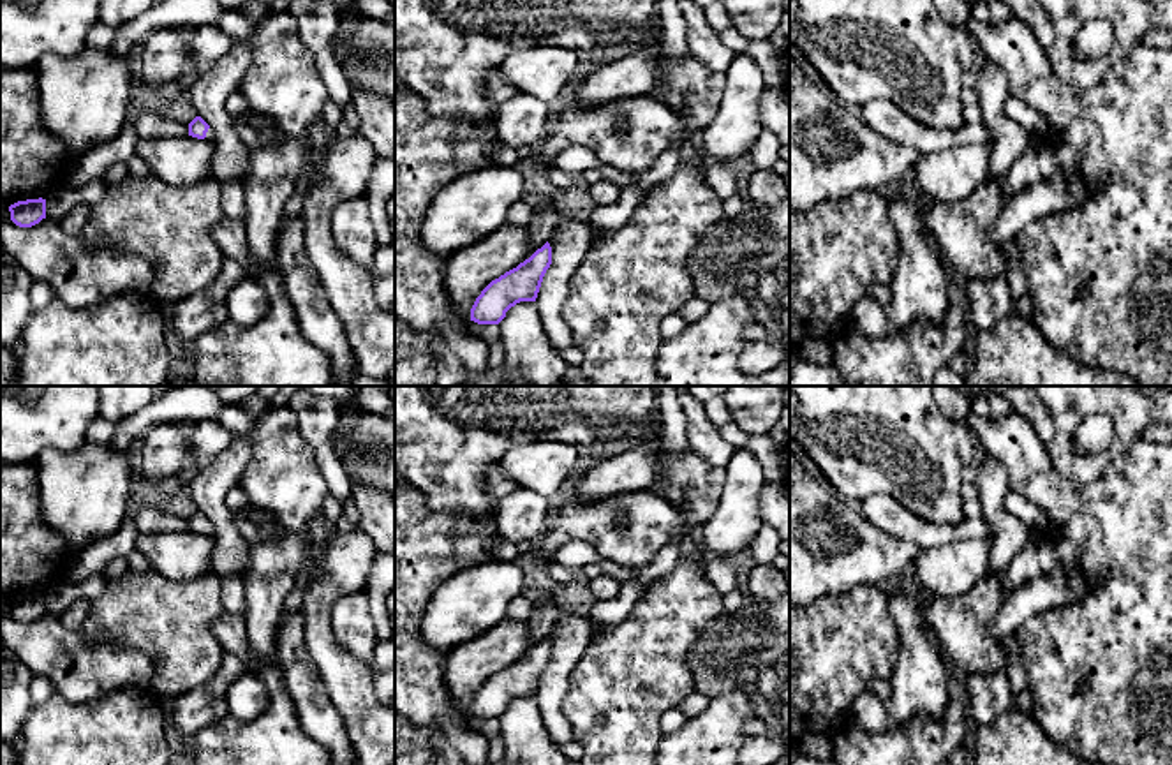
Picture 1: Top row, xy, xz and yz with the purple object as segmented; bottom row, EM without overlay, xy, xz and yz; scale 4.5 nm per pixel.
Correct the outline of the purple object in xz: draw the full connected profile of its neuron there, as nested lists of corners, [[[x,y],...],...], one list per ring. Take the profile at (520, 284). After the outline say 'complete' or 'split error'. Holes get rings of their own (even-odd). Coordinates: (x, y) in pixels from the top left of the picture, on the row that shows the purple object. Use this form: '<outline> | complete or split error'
[[[546,241],[529,259],[492,280],[481,291],[471,308],[471,321],[478,324],[499,324],[516,303],[536,301],[550,264],[552,247]]] | complete

